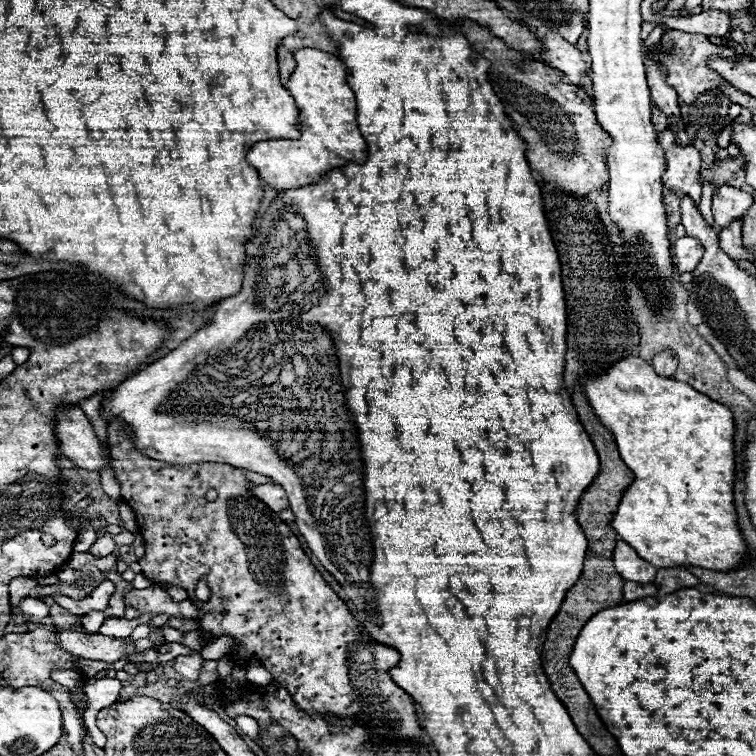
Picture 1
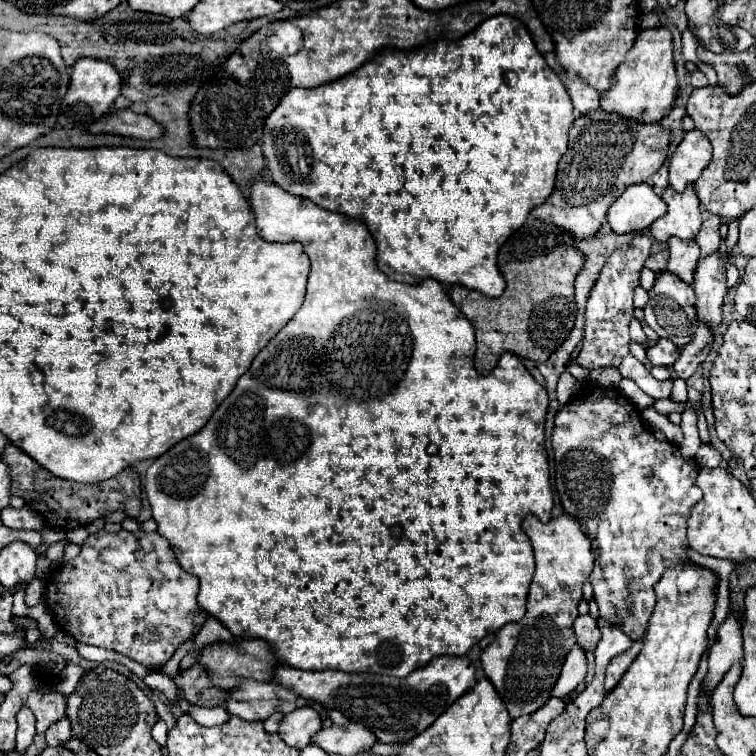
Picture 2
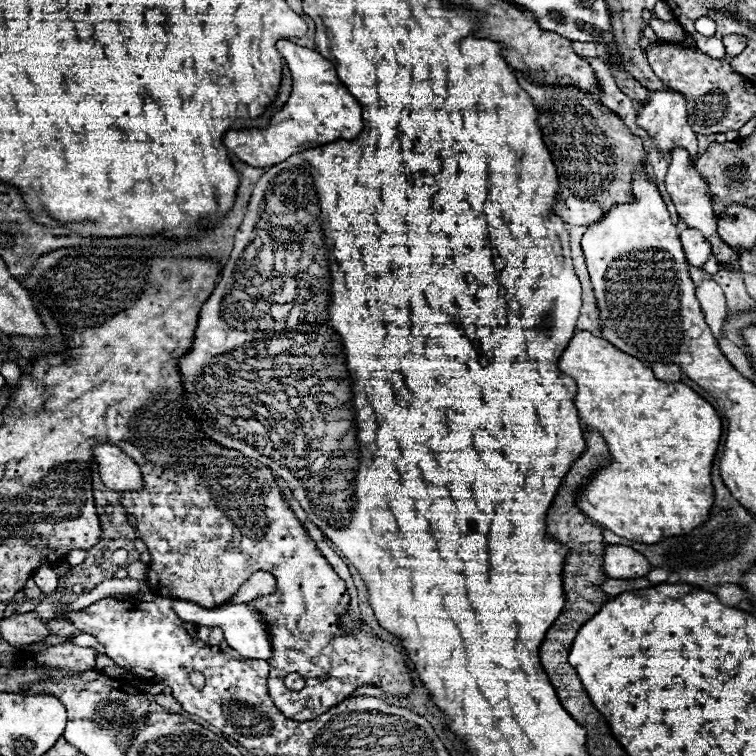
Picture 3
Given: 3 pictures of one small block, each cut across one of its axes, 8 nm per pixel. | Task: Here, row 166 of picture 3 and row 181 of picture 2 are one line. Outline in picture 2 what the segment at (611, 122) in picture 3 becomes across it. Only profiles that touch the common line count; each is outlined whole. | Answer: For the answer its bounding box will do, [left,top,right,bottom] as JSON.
[532,110,670,240]

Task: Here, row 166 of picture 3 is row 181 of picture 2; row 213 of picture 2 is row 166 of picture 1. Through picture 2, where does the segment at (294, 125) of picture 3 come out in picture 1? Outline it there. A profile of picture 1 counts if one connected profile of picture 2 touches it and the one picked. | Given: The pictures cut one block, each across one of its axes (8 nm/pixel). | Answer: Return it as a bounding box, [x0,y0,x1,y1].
[246,48,366,190]

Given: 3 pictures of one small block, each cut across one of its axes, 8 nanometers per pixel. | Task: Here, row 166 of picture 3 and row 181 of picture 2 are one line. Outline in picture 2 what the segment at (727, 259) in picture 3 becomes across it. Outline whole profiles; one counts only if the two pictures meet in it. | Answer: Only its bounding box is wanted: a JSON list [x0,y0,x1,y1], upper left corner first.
[670,130,712,192]

